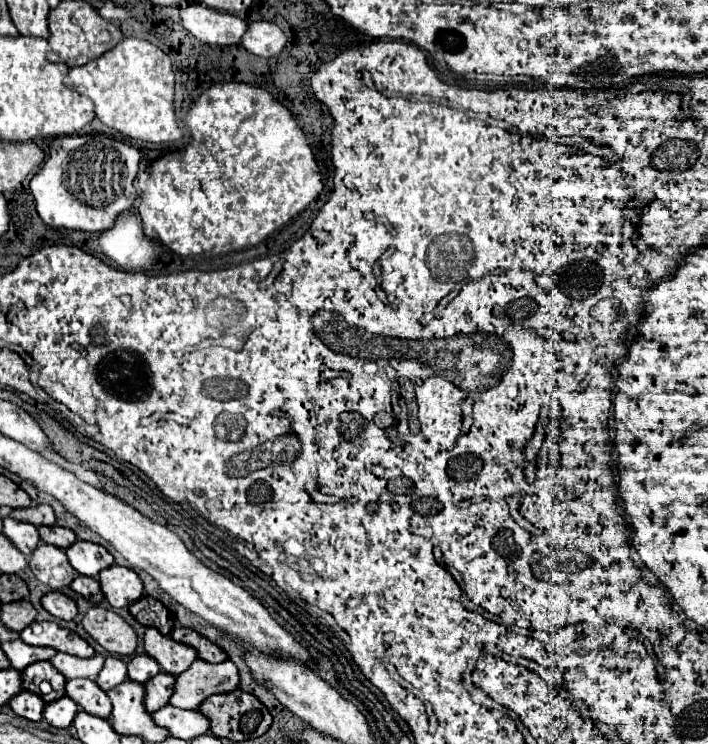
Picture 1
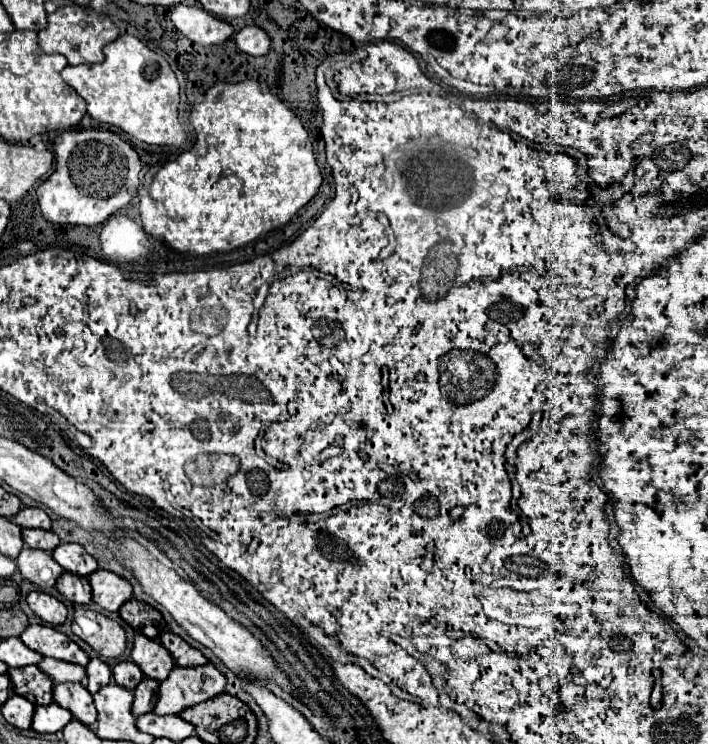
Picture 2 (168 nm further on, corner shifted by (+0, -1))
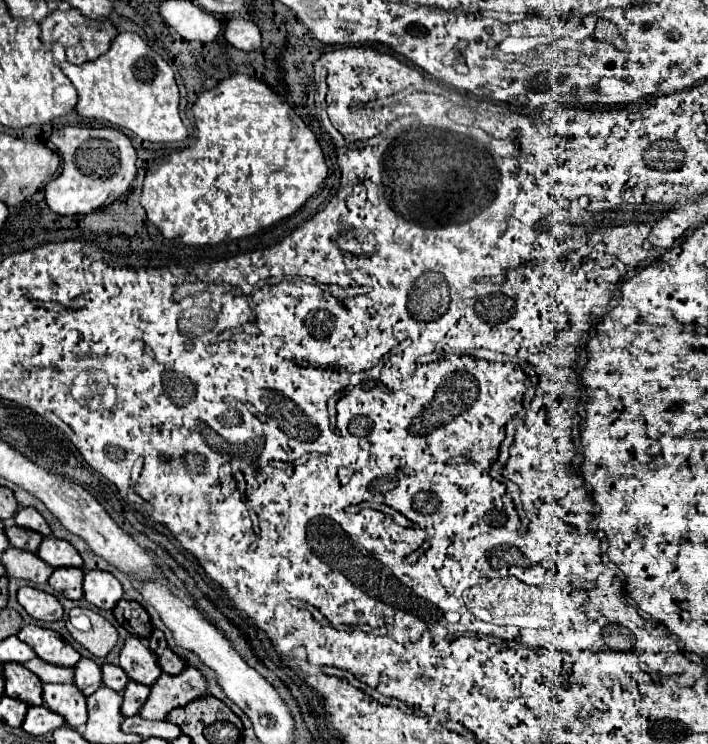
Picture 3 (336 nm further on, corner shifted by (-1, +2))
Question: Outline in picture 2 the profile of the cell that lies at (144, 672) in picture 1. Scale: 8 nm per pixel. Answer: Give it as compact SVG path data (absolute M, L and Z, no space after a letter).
M122 661L112 669L112 679L116 685L126 687L126 689L134 689L140 679L142 679L142 671L138 671L138 665L130 663L130 661Z

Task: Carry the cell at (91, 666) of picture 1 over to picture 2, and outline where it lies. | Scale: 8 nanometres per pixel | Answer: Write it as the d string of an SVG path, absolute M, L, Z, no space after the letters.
M42 659L38 663L38 669L46 673L54 683L66 683L66 681L84 681L86 669L78 667L74 663L62 663L60 659Z

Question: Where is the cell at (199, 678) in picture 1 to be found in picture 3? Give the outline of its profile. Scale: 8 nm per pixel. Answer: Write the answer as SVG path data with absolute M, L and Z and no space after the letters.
M185 668L181 674L163 674L153 686L139 716L147 720L165 720L165 716L187 702L207 694L207 678L199 668Z

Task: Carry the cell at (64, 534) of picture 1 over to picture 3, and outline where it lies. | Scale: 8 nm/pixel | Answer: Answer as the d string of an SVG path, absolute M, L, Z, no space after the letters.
M19 526L5 528L5 534L7 534L11 546L21 548L21 550L29 550L29 552L37 552L39 544L43 542L43 536L39 536L39 532L31 532L31 530L19 528Z

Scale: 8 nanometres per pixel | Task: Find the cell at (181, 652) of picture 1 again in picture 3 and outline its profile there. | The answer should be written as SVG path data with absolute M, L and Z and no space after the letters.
M129 636L125 640L119 656L119 666L129 674L131 680L147 686L155 684L155 680L163 674L159 668L159 660L155 660L151 648L147 648L147 644L137 636Z

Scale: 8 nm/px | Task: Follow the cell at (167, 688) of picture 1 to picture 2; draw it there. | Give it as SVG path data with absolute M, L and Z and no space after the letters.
M142 679L138 687L134 689L134 703L132 703L132 715L140 717L144 713L150 713L154 707L154 699L158 695L158 681L152 679Z

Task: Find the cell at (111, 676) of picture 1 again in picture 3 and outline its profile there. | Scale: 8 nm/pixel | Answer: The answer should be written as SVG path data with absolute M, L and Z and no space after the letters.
M83 658L75 666L75 686L85 694L91 696L103 684L101 666L95 660Z

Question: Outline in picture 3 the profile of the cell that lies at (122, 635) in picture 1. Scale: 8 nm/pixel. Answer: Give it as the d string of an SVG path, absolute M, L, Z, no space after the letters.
M83 608L81 612L91 618L93 628L91 628L89 632L81 632L81 630L73 628L73 626L67 622L67 630L69 630L71 636L73 636L81 646L85 646L93 656L105 658L105 656L117 646L117 630L115 630L115 626L113 626L111 622L107 622L103 616L99 616L97 612L89 610L89 608Z

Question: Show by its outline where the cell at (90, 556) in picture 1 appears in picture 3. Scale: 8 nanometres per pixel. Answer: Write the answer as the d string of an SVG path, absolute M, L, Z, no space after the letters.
M43 538L37 556L43 558L49 566L53 568L61 568L61 566L83 566L83 558L77 552L77 548L67 542L67 540L59 540L59 538Z

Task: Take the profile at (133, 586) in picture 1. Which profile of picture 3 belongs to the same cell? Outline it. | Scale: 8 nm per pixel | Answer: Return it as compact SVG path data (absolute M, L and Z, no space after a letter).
M89 570L85 574L83 592L85 592L85 600L89 604L93 604L101 610L113 610L123 596L123 586L111 572Z

